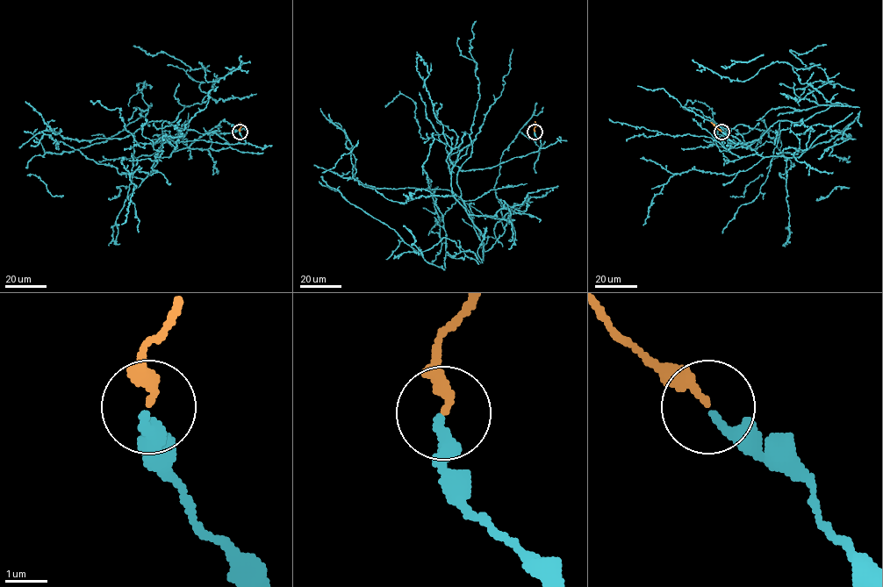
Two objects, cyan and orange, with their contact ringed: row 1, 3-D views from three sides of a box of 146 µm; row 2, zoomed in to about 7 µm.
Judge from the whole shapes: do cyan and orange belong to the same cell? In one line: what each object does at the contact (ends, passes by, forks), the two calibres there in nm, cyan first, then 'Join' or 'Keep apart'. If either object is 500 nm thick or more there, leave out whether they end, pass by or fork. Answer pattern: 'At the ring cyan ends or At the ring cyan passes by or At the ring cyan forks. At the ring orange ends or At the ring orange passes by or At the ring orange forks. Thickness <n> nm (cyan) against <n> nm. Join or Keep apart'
At the ring cyan ends. At the ring orange ends. Thickness 220 nm (cyan) against 220 nm. Join

